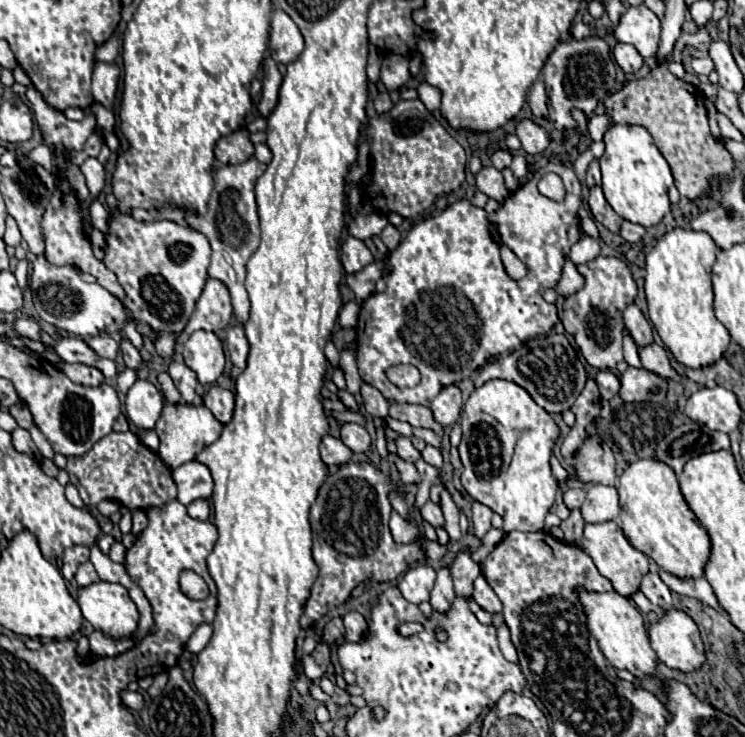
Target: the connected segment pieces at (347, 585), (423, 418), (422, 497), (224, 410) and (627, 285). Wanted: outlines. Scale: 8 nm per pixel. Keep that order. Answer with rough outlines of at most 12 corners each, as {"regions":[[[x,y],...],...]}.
{"regions":[[[369,462],[327,476],[309,516],[319,578],[311,629],[363,580],[421,562],[391,538],[389,490]],[[389,402],[389,416],[443,434],[427,406]],[[423,458],[415,464],[421,476],[417,508],[429,500],[429,490],[441,480],[439,468]],[[211,386],[203,404],[227,424],[233,416],[233,392]],[[579,264],[563,326],[591,366],[623,360],[623,310],[637,298],[627,264]]]}

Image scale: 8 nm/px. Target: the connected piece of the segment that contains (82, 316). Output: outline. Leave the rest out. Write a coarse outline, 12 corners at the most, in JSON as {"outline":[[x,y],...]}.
{"outline":[[35,258],[39,318],[75,336],[121,330],[129,314],[77,268]]}

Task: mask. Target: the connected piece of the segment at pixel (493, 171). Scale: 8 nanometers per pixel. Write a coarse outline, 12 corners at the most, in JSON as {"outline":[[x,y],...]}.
{"outline":[[481,168],[477,188],[497,202],[509,196],[503,174]]}

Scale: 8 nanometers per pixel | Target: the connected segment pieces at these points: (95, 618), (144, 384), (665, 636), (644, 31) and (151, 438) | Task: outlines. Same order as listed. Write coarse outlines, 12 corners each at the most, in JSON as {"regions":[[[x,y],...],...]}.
{"regions":[[[121,584],[77,588],[85,620],[111,638],[131,636],[139,612]],[[139,378],[125,396],[137,428],[153,428],[163,410],[161,392]],[[671,608],[649,626],[651,648],[669,668],[705,662],[697,624]],[[631,6],[615,28],[643,58],[657,52],[661,20]],[[139,432],[141,442],[153,452],[159,450],[159,438],[151,432]]]}

